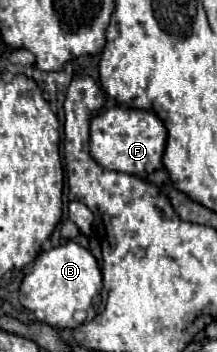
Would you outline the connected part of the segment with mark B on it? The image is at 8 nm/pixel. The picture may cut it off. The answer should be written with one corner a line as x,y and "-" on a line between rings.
66,242
52,250
40,252
32,264
32,270
24,276
20,284
20,302
24,308
32,310
38,320
54,328
76,328
74,312
88,312
88,320
96,314
96,298
102,292
102,274
96,258
90,250
76,242

